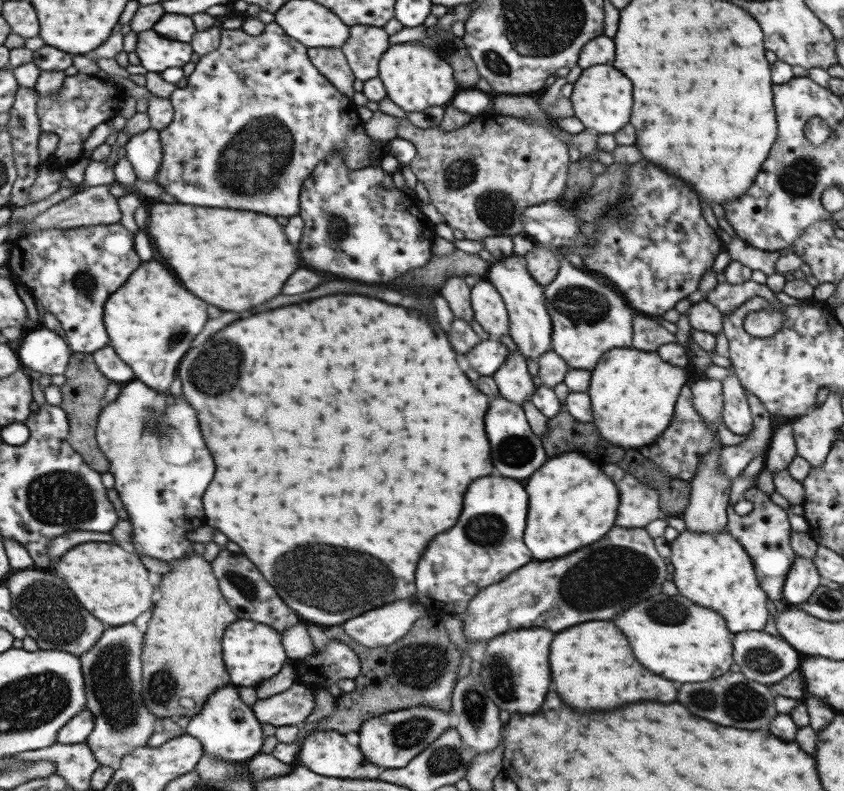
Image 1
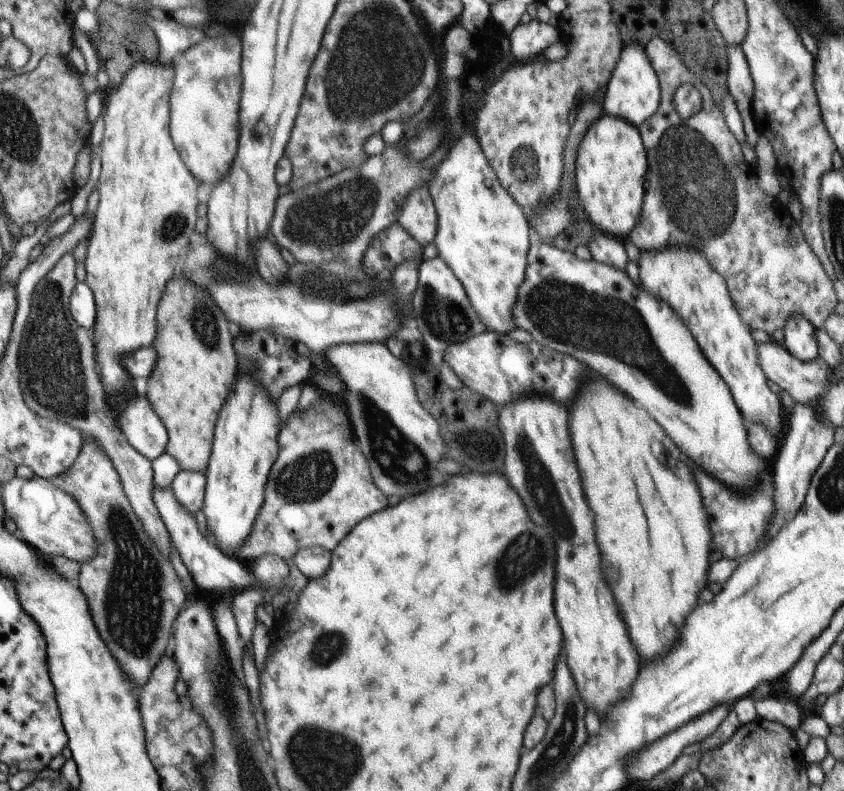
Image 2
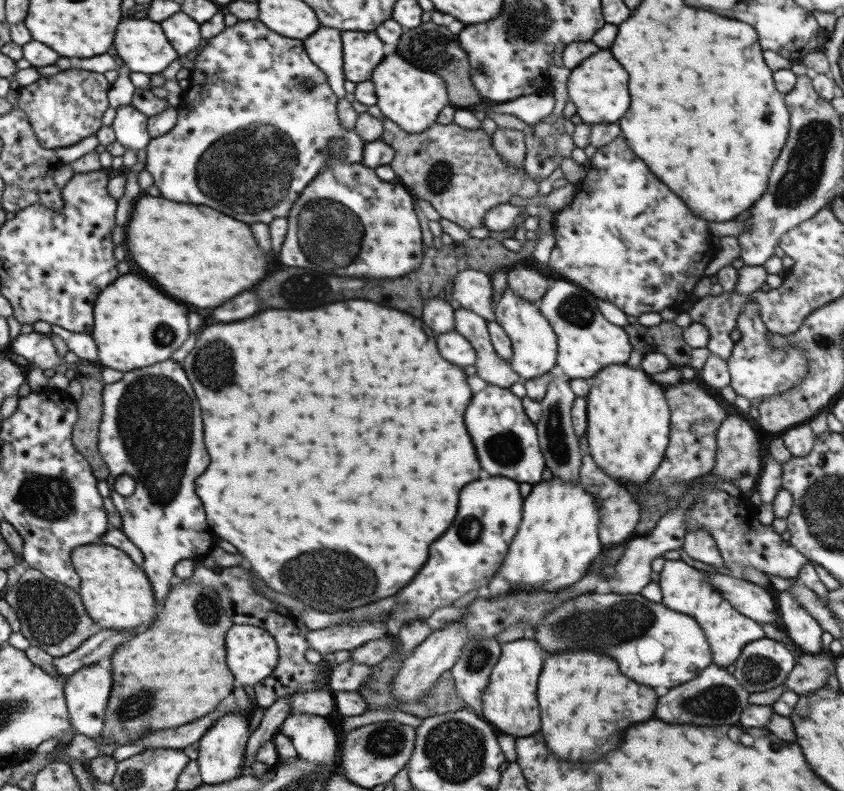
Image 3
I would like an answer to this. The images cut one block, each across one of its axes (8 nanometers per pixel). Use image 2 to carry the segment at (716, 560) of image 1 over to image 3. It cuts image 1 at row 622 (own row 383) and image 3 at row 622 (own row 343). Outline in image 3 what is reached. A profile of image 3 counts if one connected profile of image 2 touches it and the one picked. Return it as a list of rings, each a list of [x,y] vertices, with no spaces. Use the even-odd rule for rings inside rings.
[[[665,559],[657,582],[662,597],[660,604],[667,606],[669,610],[693,618],[707,638],[713,664],[717,664],[719,668],[726,668],[739,656],[745,644],[760,640],[764,634],[757,622],[736,612],[726,601],[723,601],[723,598],[704,582],[704,574],[702,570],[685,564],[681,559],[673,561]]]

